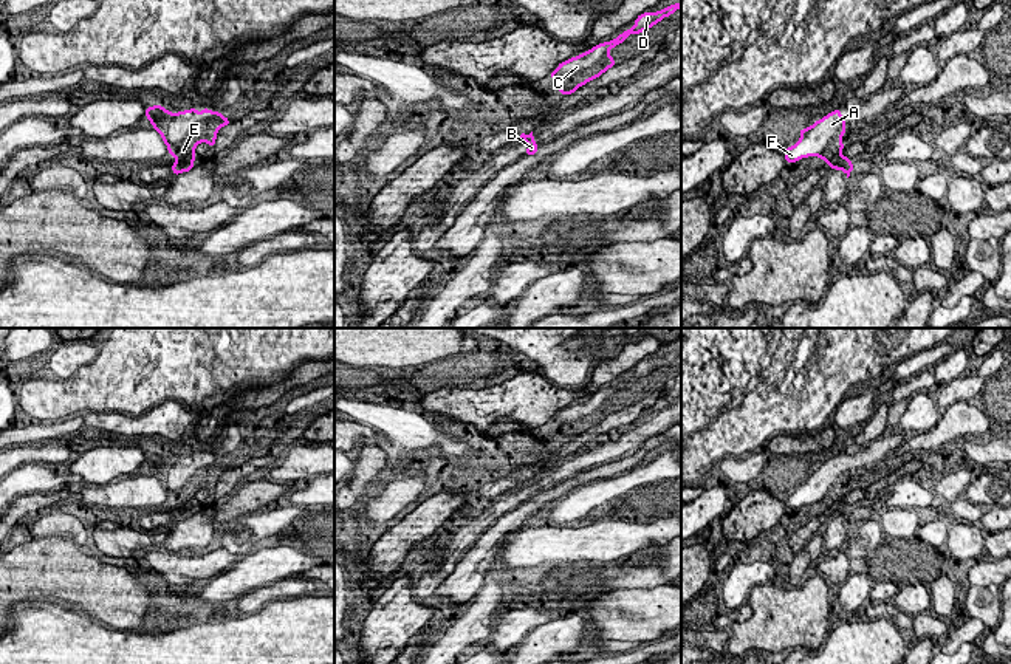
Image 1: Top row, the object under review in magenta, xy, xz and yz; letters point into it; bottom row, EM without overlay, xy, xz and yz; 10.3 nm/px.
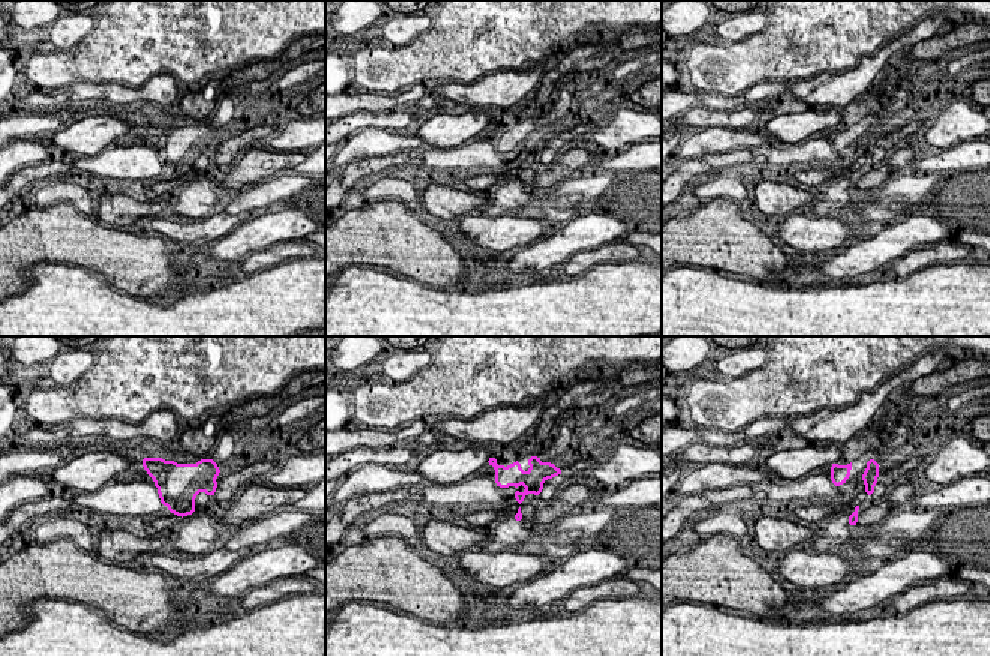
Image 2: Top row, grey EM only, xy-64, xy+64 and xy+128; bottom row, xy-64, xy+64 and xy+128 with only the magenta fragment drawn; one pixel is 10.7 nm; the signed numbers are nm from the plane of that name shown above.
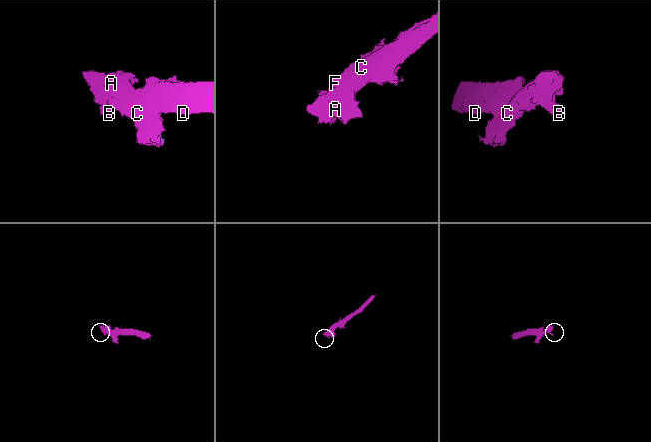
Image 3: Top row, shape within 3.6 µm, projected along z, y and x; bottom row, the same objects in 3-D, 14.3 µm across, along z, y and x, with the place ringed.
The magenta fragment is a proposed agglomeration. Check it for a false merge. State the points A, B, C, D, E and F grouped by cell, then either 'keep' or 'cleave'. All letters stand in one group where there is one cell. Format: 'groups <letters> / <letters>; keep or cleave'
groups A B C D E F; keep

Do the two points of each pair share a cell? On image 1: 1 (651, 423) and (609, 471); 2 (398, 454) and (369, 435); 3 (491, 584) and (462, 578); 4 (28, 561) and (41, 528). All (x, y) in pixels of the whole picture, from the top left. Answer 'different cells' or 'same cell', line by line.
1: different cells
2: different cells
3: different cells
4: different cells

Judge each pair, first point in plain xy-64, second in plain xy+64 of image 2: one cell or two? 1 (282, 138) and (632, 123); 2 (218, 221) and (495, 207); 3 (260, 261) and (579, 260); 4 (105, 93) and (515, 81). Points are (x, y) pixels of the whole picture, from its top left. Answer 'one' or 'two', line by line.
1: one
2: two
3: one
4: one

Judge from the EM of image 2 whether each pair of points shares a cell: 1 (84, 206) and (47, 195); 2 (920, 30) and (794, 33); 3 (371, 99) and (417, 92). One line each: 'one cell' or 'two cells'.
1: one cell
2: two cells
3: one cell

